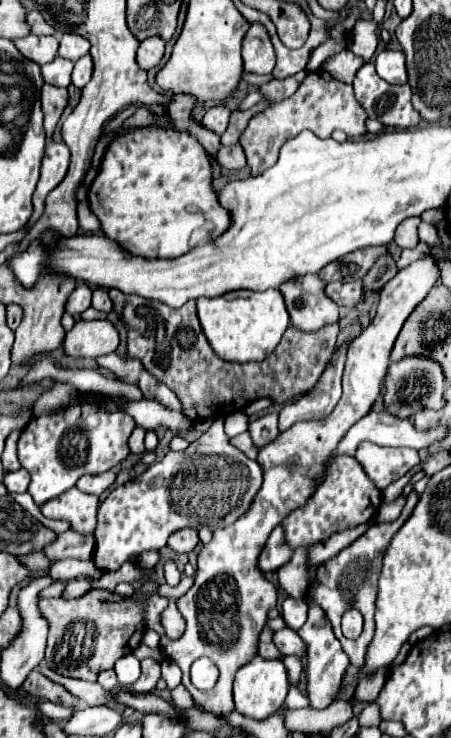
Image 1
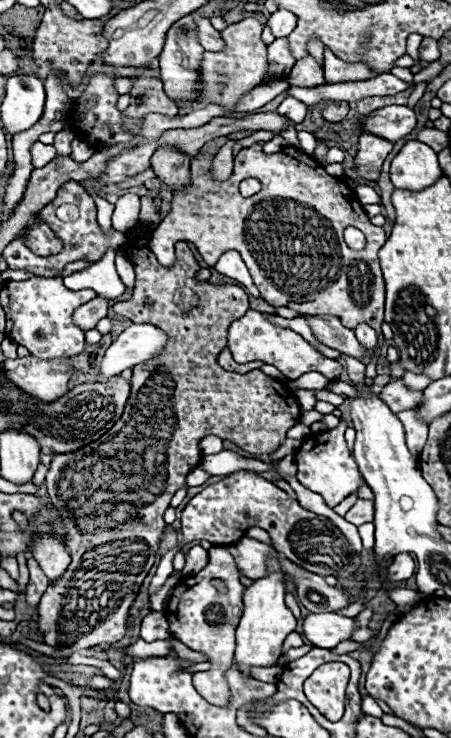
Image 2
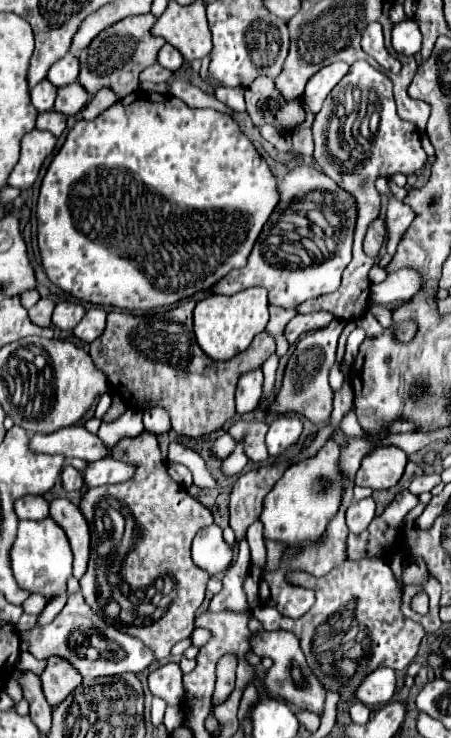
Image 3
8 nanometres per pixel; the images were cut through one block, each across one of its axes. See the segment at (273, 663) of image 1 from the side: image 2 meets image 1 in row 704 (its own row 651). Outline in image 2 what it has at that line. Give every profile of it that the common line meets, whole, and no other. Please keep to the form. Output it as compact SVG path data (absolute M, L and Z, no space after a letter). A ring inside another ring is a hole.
M268 556L266 562L266 576L254 580L252 586L244 590L244 614L236 628L236 662L238 670L244 676L250 676L248 670L252 666L274 666L278 656L282 654L284 638L294 632L296 618L284 604L286 594L286 572L280 570L280 562L276 556Z

